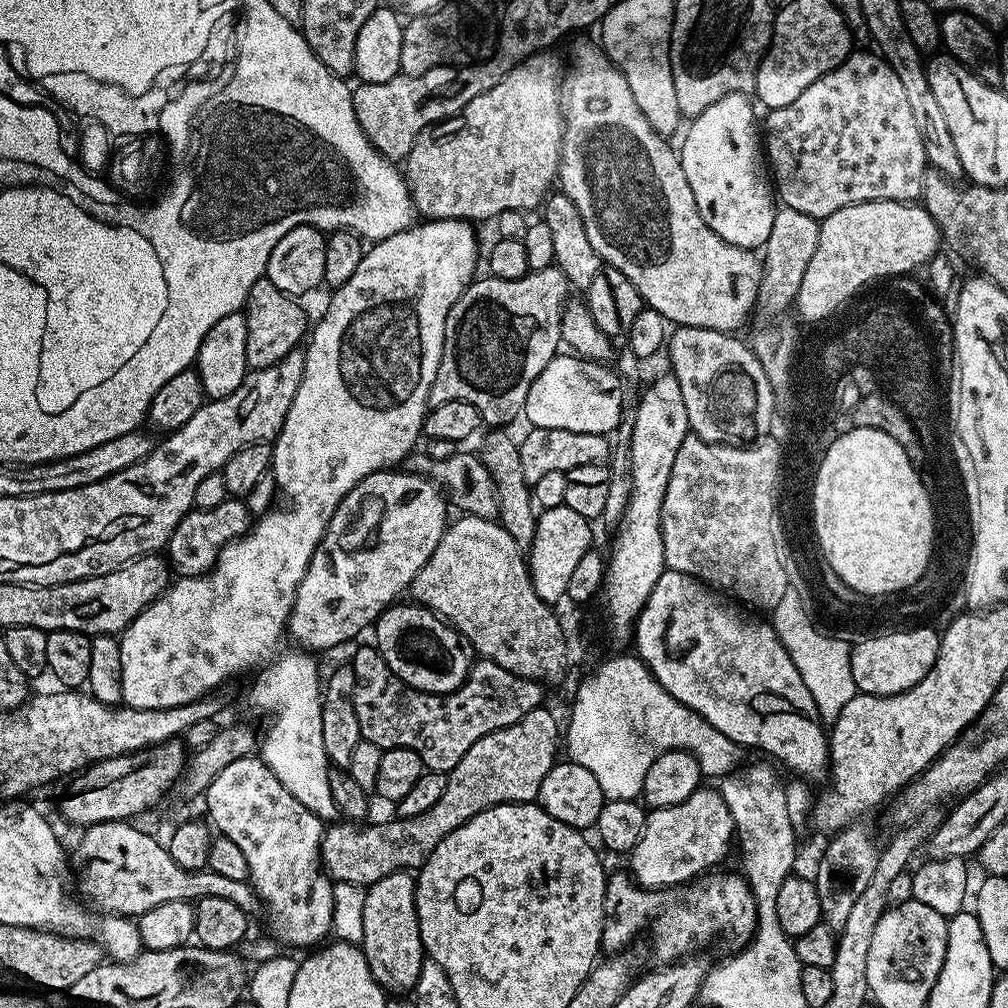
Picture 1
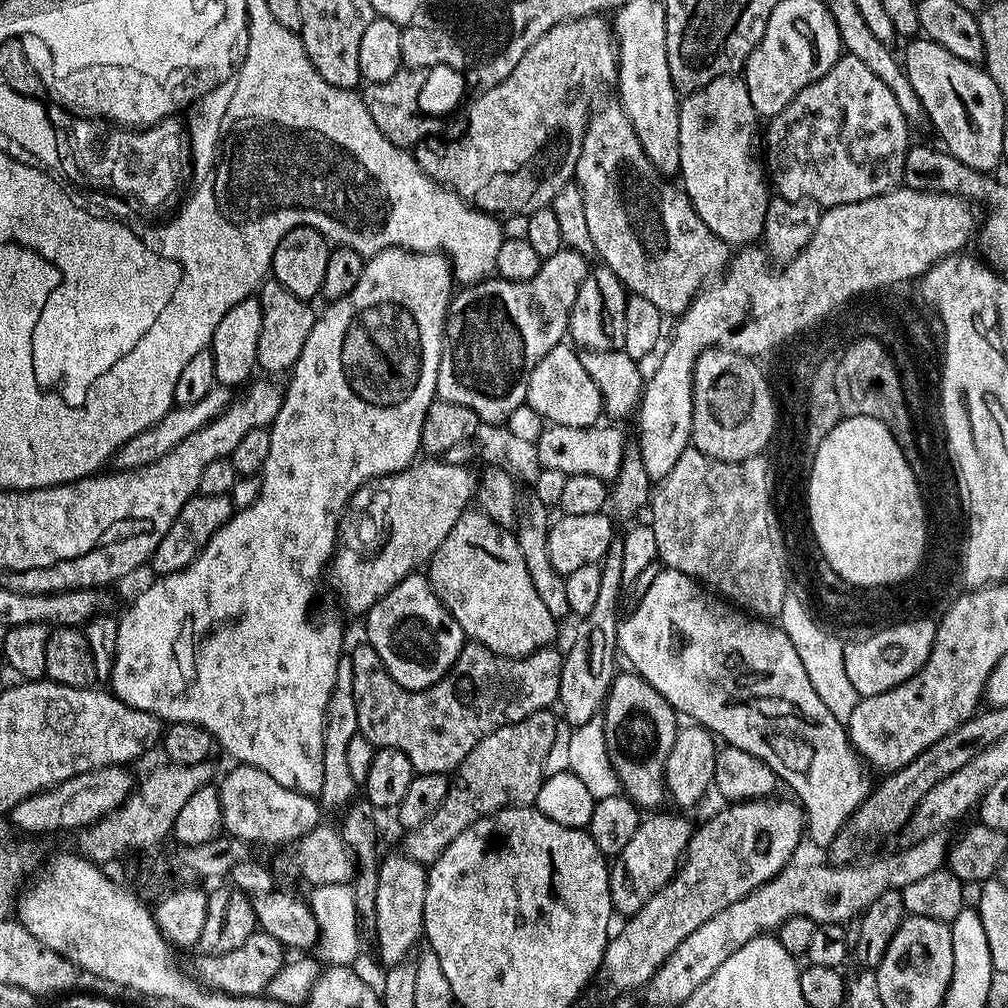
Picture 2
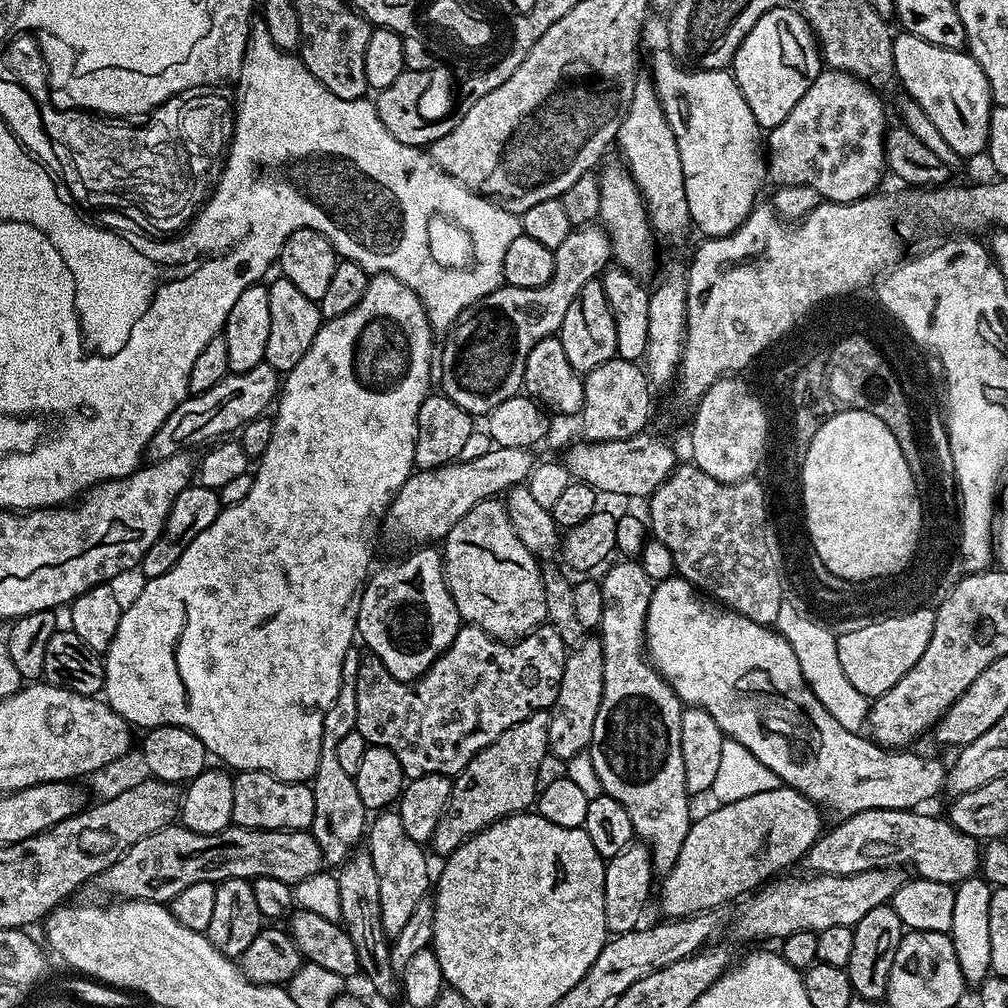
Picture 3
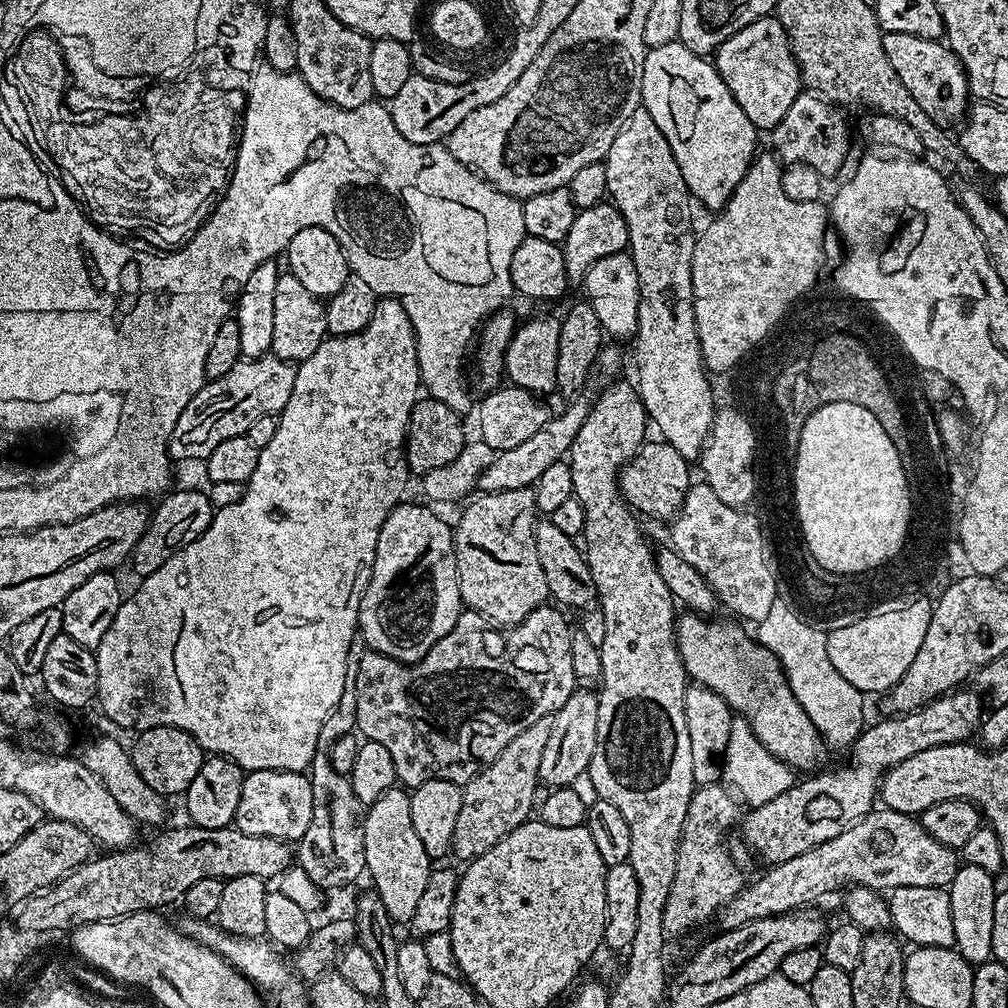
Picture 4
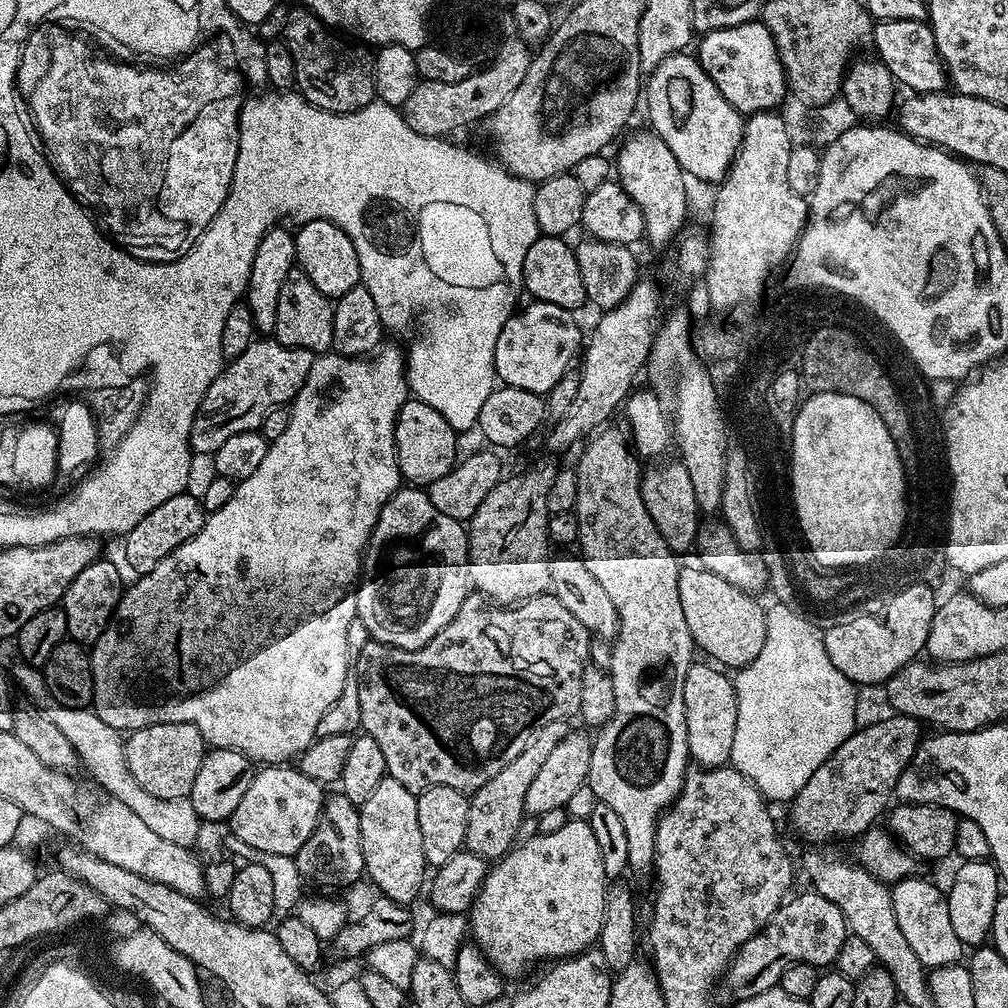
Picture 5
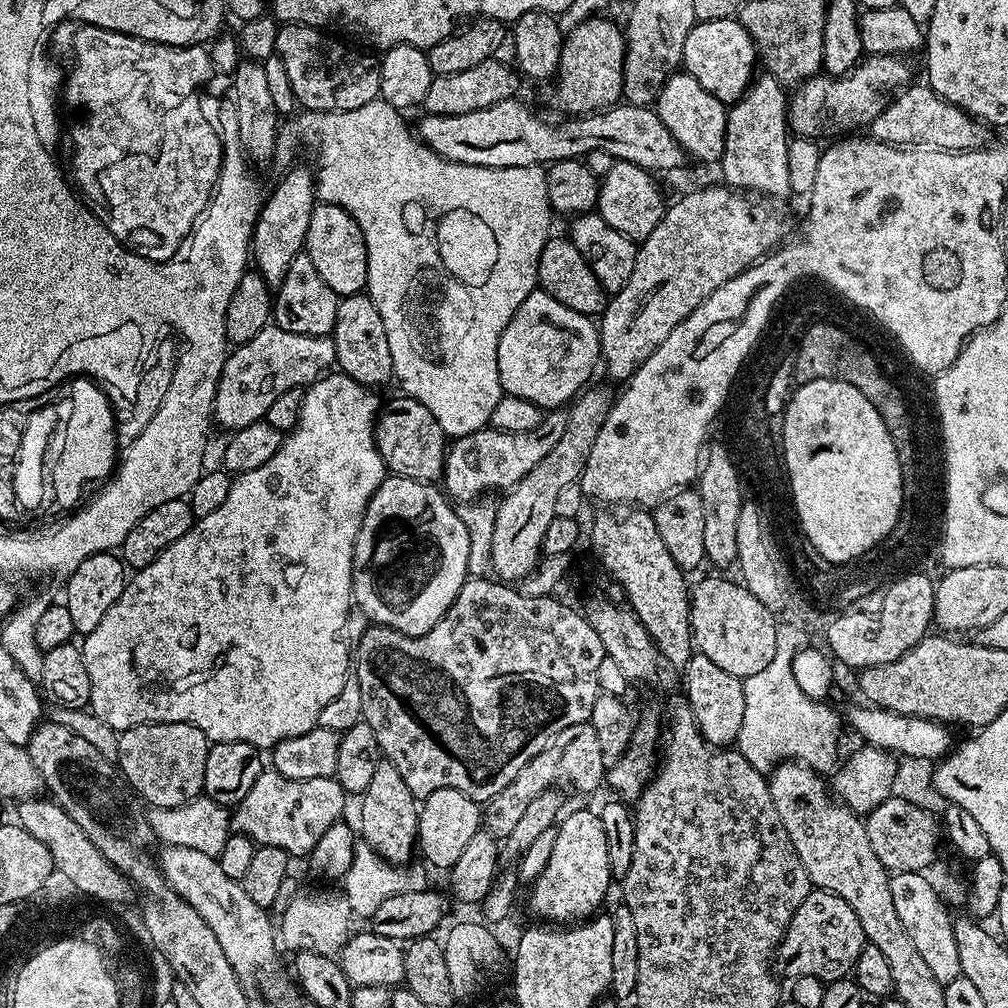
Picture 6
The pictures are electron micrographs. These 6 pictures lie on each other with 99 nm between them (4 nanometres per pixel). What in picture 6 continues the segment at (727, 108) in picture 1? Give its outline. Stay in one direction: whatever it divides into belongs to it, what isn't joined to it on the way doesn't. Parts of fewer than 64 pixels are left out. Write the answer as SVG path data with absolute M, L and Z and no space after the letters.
M676 70L661 86L659 96L654 101L656 113L666 122L666 130L684 147L685 153L696 160L719 161L724 153L726 122L728 114L726 105L710 90L702 90L701 84L686 71Z

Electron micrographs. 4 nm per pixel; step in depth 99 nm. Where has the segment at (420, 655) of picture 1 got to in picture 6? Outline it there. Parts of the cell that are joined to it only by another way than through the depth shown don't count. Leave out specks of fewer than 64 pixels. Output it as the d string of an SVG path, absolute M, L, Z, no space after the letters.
M391 474L385 475L383 482L378 486L378 490L370 498L366 506L366 514L362 518L362 526L358 530L358 538L354 546L354 558L352 559L352 599L357 609L361 608L369 616L373 625L381 628L393 628L407 636L421 636L426 634L441 620L450 610L450 606L458 598L465 580L469 579L467 568L467 558L470 553L470 539L466 532L466 526L462 524L457 509L450 503L449 497L435 483L423 484L410 478L402 478Z

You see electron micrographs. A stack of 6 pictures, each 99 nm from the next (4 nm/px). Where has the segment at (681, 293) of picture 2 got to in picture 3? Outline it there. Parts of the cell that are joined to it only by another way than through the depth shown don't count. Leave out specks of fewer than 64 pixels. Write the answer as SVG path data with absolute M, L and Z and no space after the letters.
M605 163L598 172L602 190L599 223L610 238L615 263L638 277L647 278L648 275L651 277L658 268L658 260L656 264L657 241L654 239L652 223L648 220L648 211L644 209L644 200L640 197L634 178L623 163L607 164Z

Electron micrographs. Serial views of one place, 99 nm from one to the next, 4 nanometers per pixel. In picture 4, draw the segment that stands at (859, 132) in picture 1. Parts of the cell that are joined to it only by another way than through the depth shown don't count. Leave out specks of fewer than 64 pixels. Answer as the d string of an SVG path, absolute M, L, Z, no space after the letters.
M811 90L801 91L798 98L794 98L794 103L791 104L790 110L786 110L786 115L782 118L782 122L778 122L778 126L771 129L770 136L772 136L771 151L784 164L805 164L810 166L813 170L818 170L821 178L829 178L844 163L848 160L848 151L852 148L852 136L848 133L848 124L844 121L844 116L837 105L827 101L823 96L816 95Z

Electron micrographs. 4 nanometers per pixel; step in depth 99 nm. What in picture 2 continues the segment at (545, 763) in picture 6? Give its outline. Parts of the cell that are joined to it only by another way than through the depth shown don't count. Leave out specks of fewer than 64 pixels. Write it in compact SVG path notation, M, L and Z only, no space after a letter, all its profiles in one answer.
M543 708L526 718L522 722L514 722L486 734L466 754L466 758L451 773L446 798L422 826L407 829L404 835L403 855L414 862L430 866L474 822L485 816L495 816L504 808L526 808L535 805L539 788L546 777L543 766L546 754L553 745L555 724L558 716L555 711Z

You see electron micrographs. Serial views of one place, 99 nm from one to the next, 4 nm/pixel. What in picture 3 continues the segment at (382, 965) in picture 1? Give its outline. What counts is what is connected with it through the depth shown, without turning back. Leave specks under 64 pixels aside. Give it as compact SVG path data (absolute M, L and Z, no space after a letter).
M384 810L379 813L380 816L376 821L371 821L370 827L366 832L366 851L373 860L374 870L378 874L379 893L381 895L381 914L382 926L388 938L397 936L406 922L410 919L414 906L418 906L418 902L422 902L430 892L430 876L428 880L428 860L424 857L425 849L418 842L414 842L414 838L410 838L410 834L406 834L406 829L402 826L402 818L399 811Z

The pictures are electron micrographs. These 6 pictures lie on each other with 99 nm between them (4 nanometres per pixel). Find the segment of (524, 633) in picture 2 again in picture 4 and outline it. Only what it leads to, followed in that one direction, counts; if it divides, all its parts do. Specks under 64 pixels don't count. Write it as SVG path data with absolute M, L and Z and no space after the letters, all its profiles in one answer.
M519 488L477 497L473 504L463 505L464 513L454 524L460 599L493 625L515 626L549 599L534 542L536 494L532 488Z

